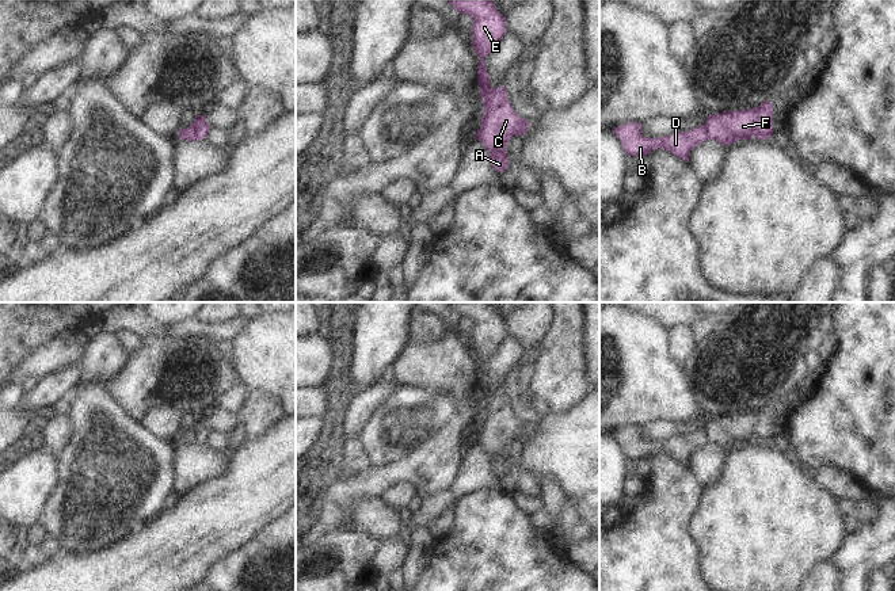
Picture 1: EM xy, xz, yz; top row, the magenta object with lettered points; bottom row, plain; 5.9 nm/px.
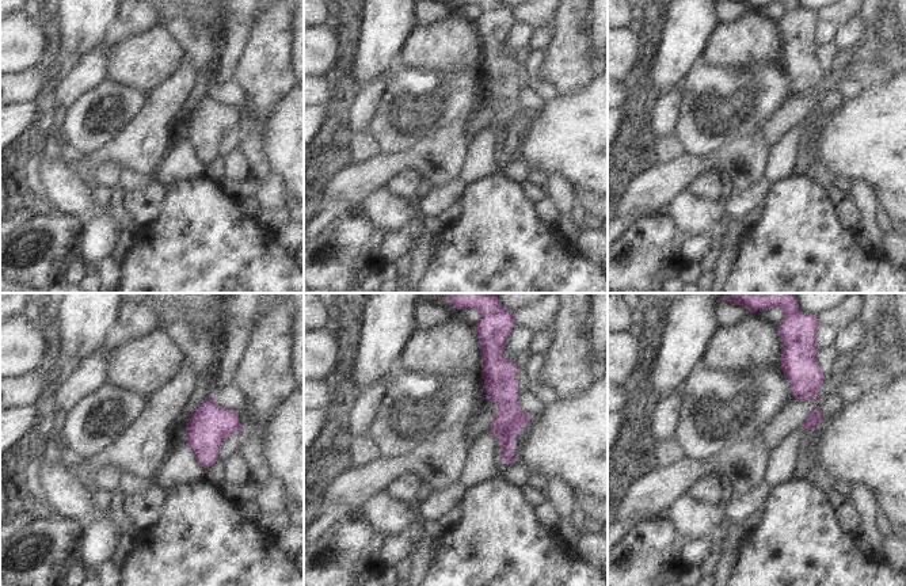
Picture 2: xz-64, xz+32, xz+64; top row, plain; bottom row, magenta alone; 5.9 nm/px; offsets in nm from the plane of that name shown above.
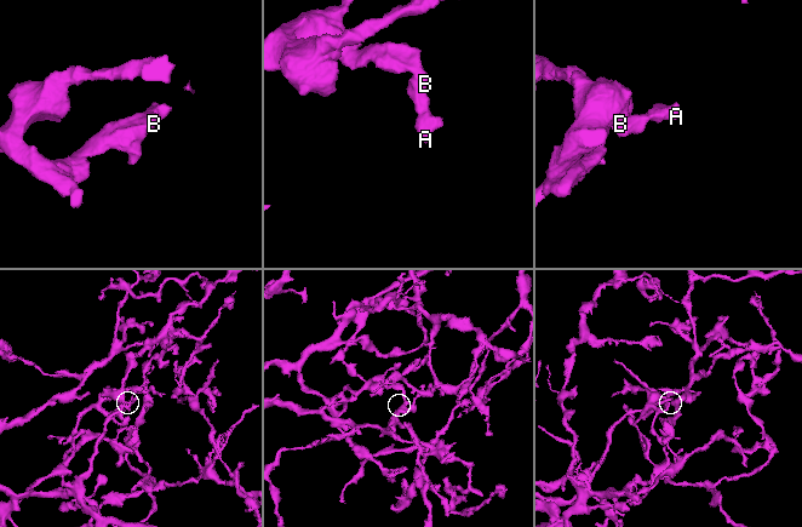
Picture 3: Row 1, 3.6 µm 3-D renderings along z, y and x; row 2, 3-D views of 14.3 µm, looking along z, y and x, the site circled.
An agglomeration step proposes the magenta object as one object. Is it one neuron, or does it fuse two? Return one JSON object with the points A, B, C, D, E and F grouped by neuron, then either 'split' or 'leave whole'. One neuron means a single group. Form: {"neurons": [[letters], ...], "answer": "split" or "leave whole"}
{"neurons": [["A", "B", "C", "D", "E", "F"]], "answer": "leave whole"}

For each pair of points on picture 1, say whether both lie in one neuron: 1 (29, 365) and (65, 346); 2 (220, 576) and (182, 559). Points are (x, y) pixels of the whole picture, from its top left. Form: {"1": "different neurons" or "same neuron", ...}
{"1": "same neuron", "2": "different neurons"}

